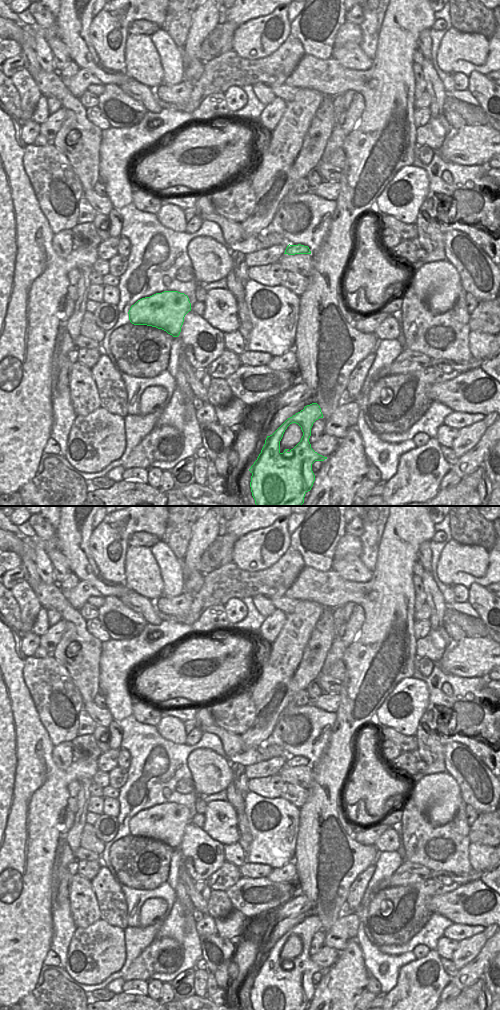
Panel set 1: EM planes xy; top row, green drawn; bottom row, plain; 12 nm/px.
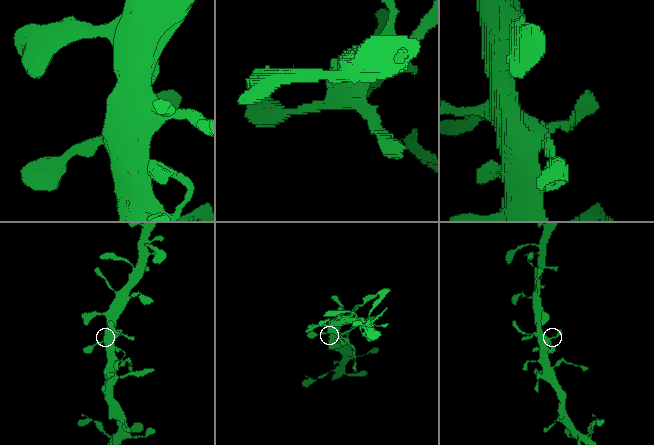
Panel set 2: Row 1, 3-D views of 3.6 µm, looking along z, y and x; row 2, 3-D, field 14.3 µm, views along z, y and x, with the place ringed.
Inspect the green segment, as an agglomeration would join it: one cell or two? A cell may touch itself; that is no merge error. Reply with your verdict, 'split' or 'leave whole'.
leave whole

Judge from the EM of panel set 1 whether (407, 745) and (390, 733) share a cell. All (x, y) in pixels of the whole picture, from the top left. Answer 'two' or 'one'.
one

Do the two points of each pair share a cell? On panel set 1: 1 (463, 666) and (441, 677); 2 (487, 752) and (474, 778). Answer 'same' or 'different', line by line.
1: different
2: different

